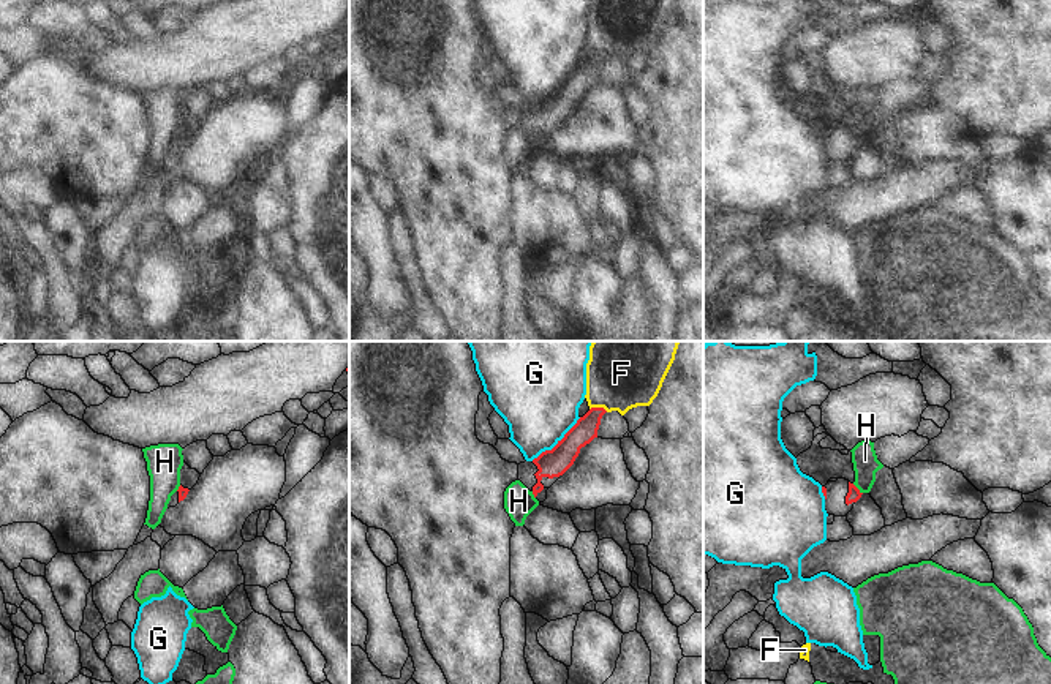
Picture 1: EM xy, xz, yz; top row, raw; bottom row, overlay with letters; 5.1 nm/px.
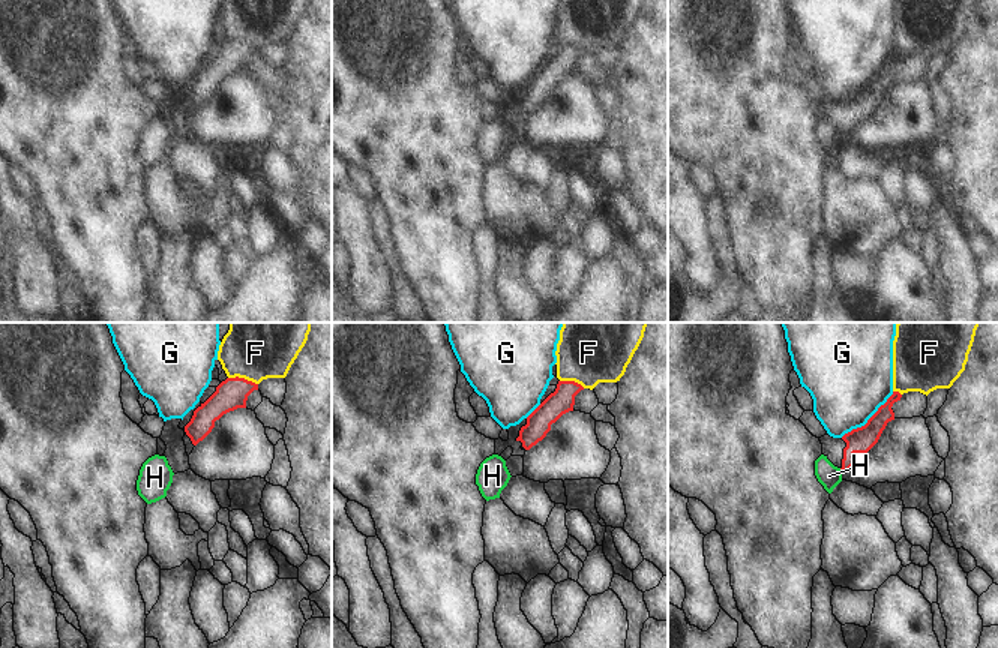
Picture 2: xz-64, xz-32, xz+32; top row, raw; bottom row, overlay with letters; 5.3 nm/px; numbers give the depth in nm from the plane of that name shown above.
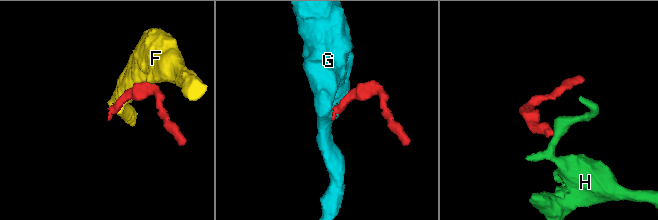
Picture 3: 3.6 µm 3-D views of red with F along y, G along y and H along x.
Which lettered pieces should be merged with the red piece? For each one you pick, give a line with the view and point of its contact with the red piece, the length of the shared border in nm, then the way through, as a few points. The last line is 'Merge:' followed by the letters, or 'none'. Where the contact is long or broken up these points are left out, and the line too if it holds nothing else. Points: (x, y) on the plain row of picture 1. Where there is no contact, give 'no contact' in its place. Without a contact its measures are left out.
Merge: none

